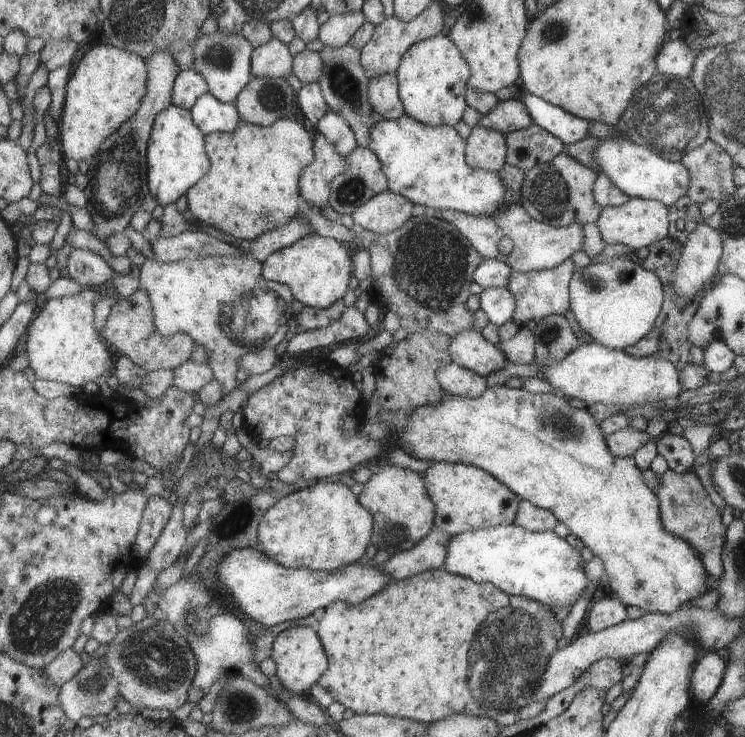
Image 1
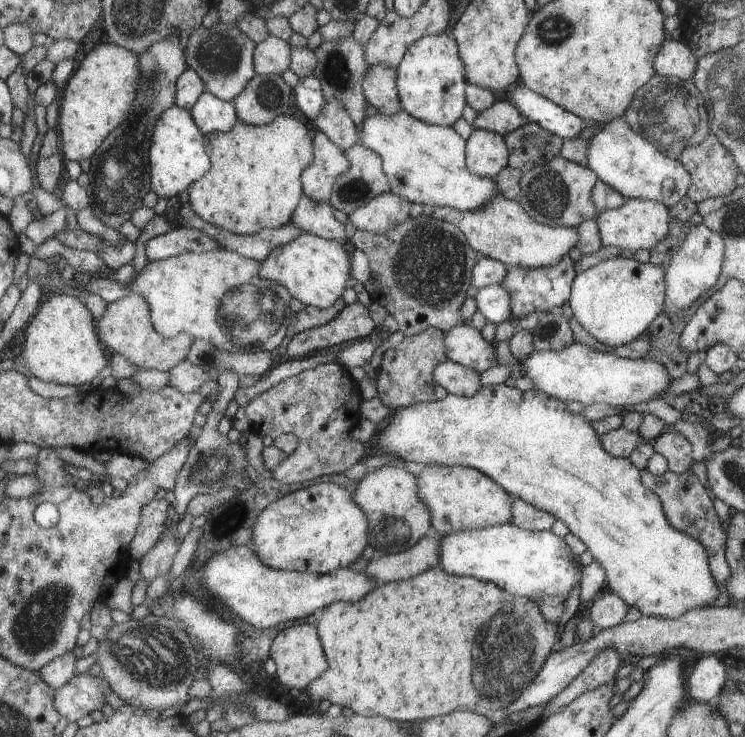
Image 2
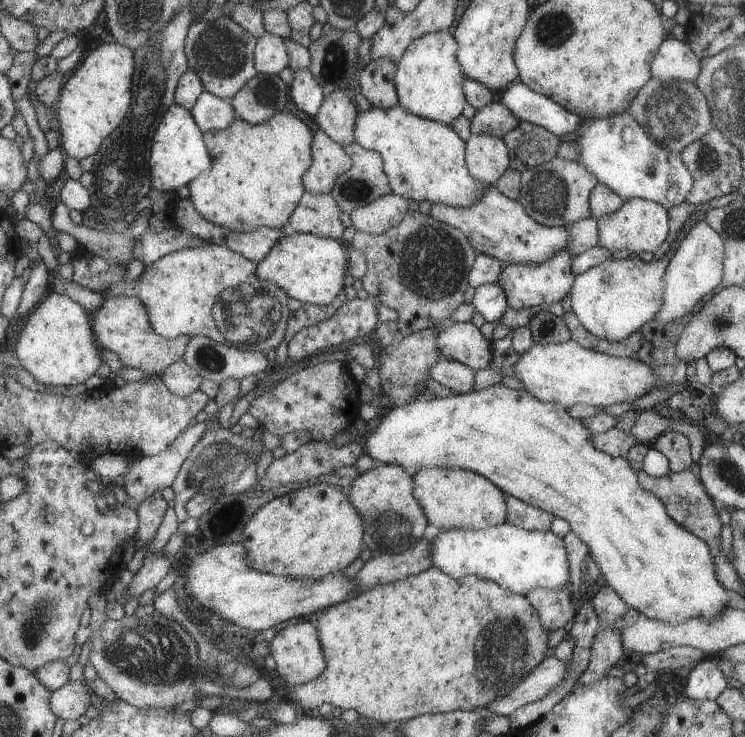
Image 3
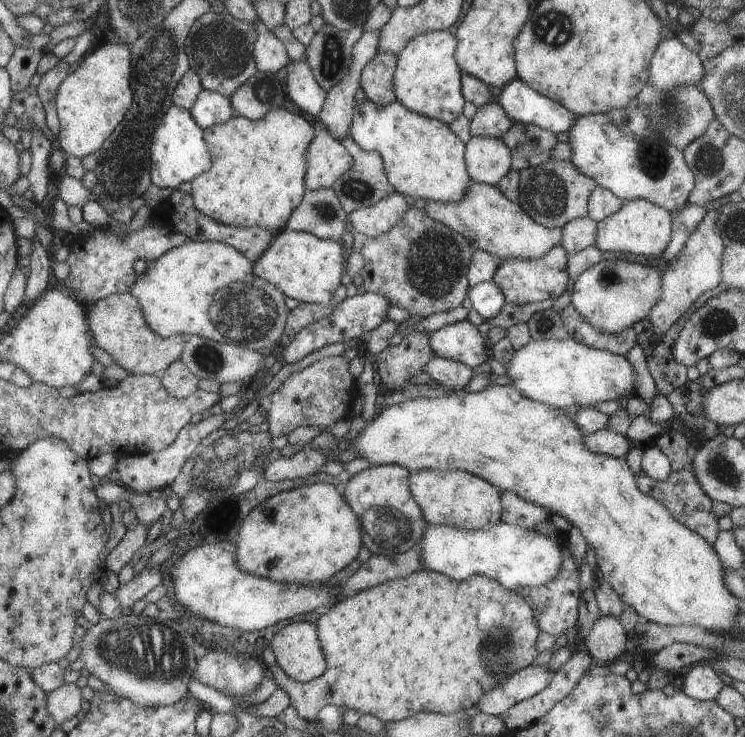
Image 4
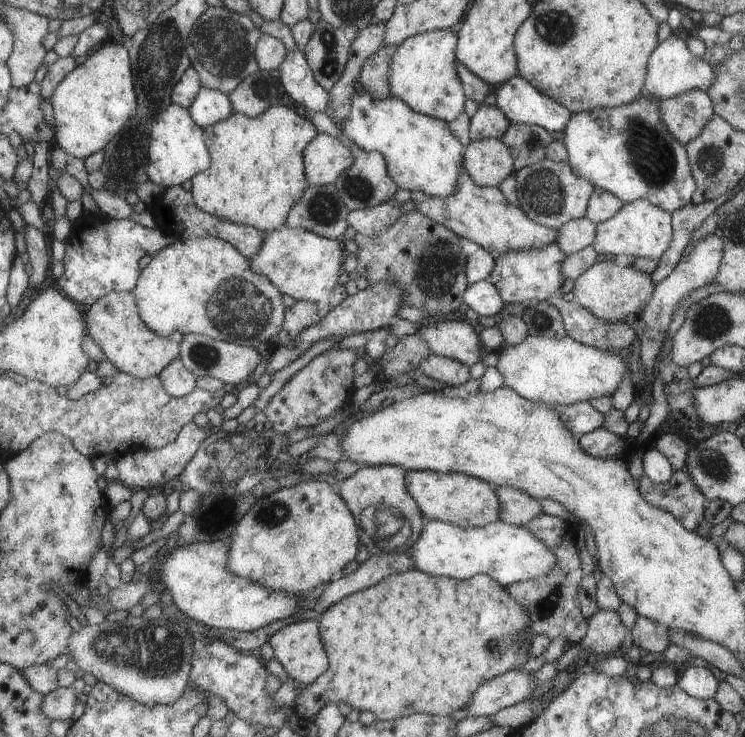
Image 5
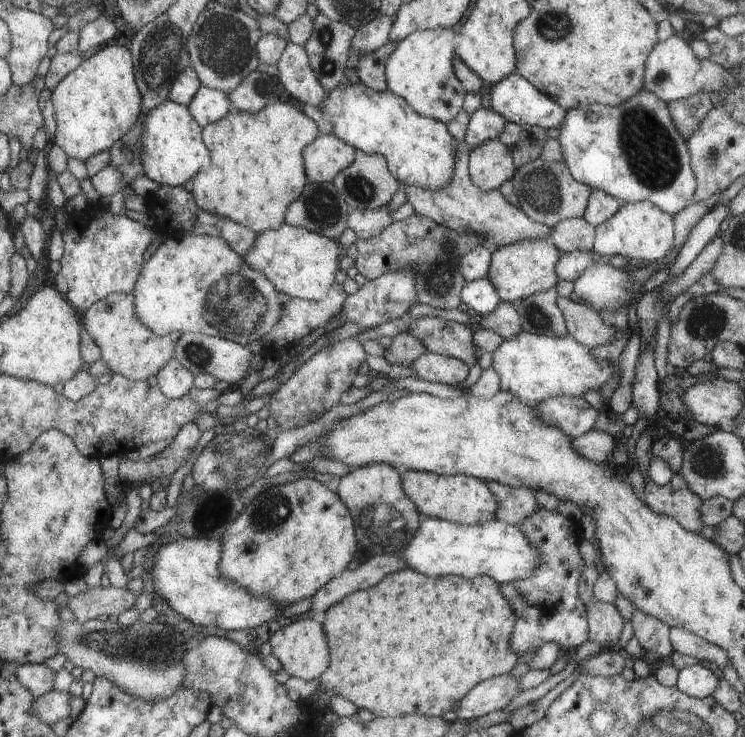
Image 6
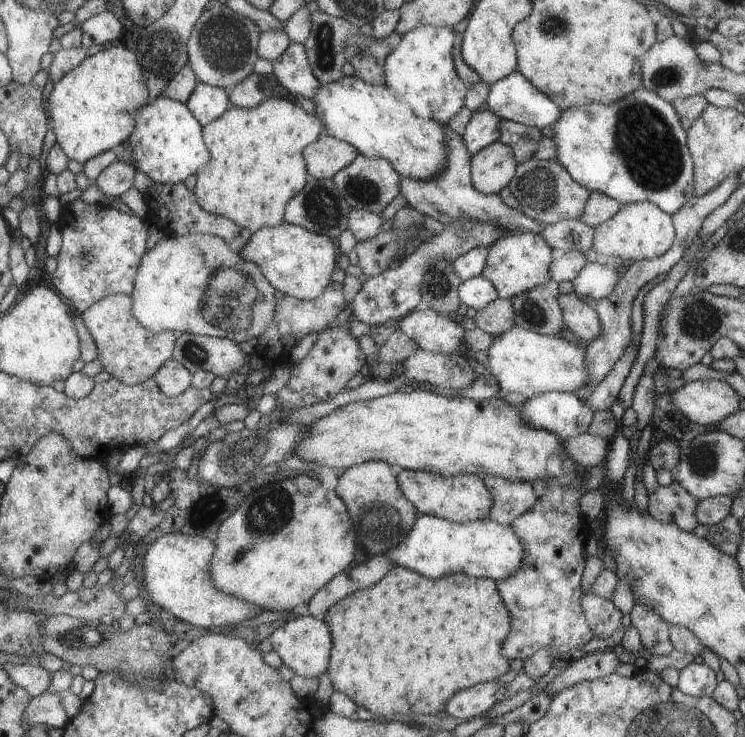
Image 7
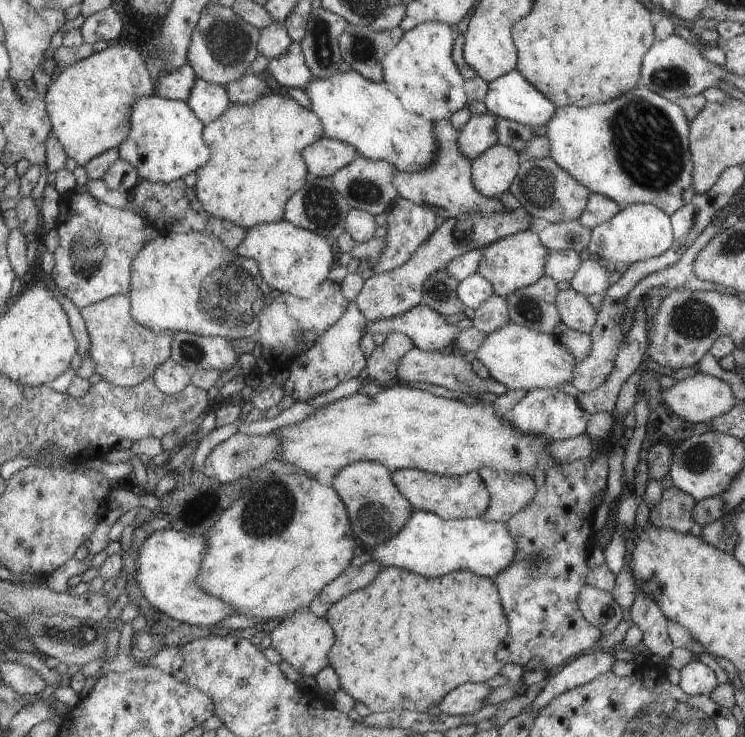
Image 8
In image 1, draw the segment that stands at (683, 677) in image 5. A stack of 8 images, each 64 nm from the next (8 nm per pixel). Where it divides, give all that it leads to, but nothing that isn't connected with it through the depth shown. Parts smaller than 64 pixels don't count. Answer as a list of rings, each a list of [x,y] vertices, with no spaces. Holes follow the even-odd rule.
[[[713,651],[699,658],[690,686],[691,694],[698,705],[705,703],[715,694],[717,686],[721,684],[725,667],[723,660]]]

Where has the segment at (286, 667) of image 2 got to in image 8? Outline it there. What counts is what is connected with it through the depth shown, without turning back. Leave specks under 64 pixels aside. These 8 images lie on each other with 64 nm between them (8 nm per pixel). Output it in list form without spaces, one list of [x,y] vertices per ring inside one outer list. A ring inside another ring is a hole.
[[[311,611],[289,613],[281,618],[268,636],[271,648],[300,675],[314,677],[328,665],[329,650],[334,644],[334,629],[324,617],[315,616]]]

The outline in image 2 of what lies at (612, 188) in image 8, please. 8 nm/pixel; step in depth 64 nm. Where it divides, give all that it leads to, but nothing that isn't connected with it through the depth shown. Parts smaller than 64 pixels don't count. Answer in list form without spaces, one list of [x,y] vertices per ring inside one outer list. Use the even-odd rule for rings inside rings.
[[[622,116],[600,124],[597,132],[588,139],[587,167],[598,175],[598,180],[609,184],[625,198],[651,199],[670,208],[686,196],[690,188],[690,173],[678,159],[667,158],[645,137],[631,130],[630,123]]]

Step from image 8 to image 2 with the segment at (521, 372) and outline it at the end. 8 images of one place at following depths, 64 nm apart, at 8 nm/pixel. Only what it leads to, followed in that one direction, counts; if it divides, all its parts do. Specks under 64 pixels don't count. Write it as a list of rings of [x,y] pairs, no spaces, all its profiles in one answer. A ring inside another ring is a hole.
[[[575,341],[561,350],[537,352],[533,349],[520,364],[523,376],[533,382],[535,391],[561,402],[579,402],[584,406],[607,404],[623,407],[642,402],[653,404],[655,396],[665,393],[672,380],[659,362],[647,358],[627,359]]]

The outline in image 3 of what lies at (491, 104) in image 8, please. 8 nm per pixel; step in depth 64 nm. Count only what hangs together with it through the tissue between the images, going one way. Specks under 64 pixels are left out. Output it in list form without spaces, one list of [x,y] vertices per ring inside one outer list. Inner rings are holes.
[[[519,80],[506,86],[499,102],[513,112],[517,120],[541,126],[558,137],[573,132],[582,121],[578,115],[565,110],[546,95],[537,94]]]

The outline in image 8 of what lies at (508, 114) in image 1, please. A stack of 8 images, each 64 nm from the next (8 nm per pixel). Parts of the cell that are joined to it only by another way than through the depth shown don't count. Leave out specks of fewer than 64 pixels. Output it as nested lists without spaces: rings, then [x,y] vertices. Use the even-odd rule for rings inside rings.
[[[489,112],[471,115],[458,132],[459,150],[470,160],[497,142],[496,118]]]

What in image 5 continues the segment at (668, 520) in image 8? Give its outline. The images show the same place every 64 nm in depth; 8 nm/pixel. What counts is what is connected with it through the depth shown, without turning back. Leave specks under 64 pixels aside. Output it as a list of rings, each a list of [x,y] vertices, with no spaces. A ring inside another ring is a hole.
[[[684,469],[674,471],[669,480],[663,483],[651,482],[645,476],[640,482],[643,498],[647,502],[670,511],[688,531],[709,538],[711,524],[705,522],[703,512],[710,500],[706,495],[699,494],[698,487],[687,471]]]

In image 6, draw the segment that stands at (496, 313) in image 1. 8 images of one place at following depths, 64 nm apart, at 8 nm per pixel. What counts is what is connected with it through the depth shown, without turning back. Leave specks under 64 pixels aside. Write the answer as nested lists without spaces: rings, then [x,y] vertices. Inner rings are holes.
[[[486,276],[466,282],[462,288],[462,300],[481,316],[493,313],[501,302],[498,291]]]

